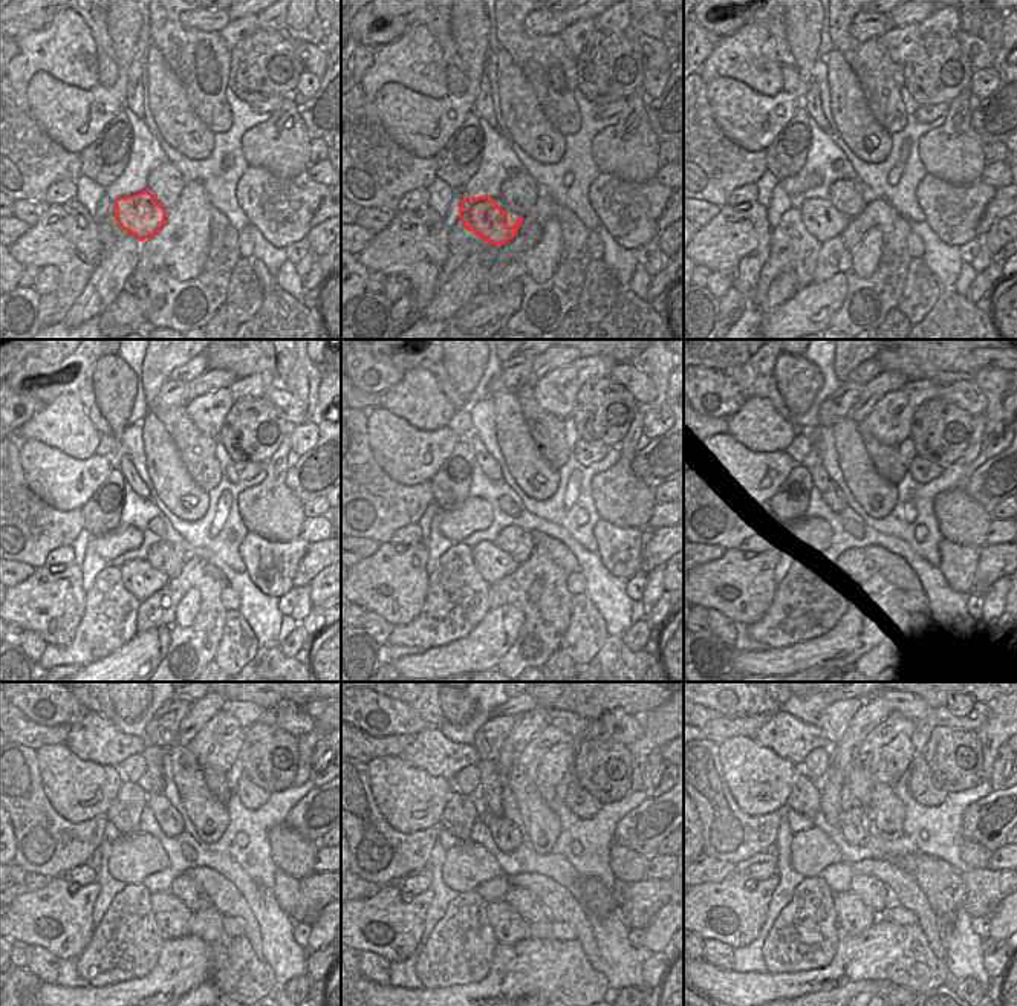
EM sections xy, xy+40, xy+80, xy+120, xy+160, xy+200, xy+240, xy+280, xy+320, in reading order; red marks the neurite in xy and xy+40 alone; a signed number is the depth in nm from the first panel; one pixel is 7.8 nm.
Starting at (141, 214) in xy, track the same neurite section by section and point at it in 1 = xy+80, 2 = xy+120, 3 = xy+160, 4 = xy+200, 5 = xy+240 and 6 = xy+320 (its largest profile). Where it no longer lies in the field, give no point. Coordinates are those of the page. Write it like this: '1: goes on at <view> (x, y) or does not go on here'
1: goes on at xy+80 (822, 219)
2: goes on at xy+120 (172, 558)
3: goes on at xy+160 (508, 558)
4: goes on at xy+200 (855, 569)
5: goes on at xy+240 (172, 916)
6: goes on at xy+320 (854, 916)

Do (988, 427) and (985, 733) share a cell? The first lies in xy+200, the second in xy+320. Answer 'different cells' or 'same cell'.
same cell

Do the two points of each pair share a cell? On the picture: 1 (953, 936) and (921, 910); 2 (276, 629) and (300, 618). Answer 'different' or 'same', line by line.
1: different
2: different

